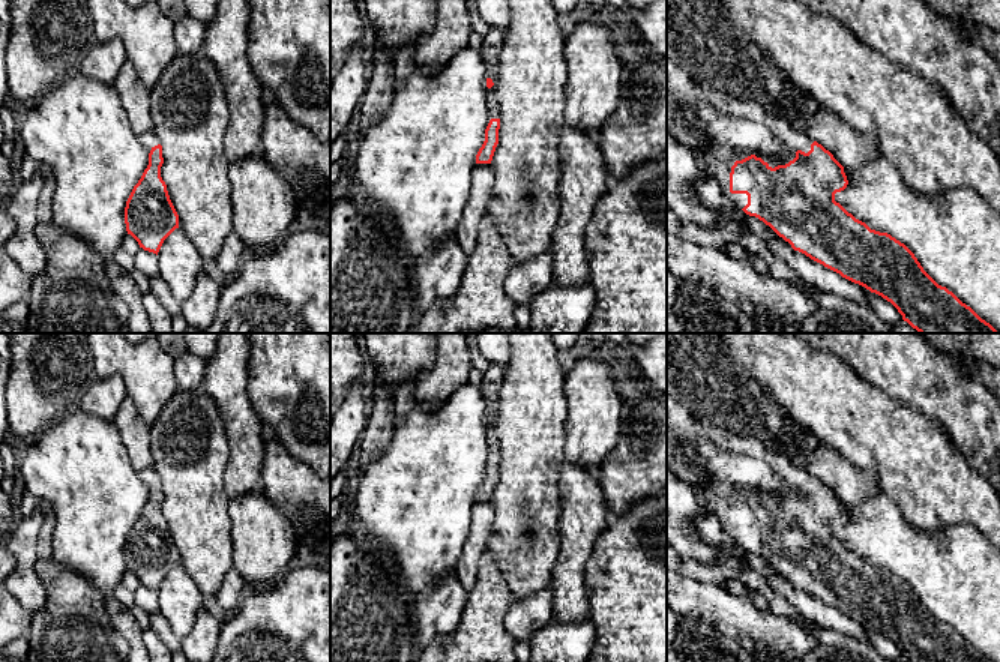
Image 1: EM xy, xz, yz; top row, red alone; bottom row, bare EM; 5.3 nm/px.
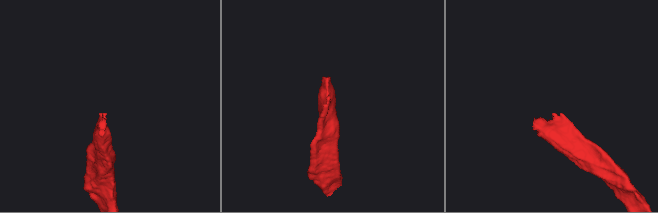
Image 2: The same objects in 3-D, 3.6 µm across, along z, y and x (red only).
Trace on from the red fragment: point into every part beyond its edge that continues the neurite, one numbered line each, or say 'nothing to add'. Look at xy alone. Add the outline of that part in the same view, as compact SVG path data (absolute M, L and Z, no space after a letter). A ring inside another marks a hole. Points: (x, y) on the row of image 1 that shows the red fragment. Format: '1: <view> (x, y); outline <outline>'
1: xy (149, 140); outline M149 131L146 134L141 134L138 137L140 143L144 146L144 149L150 153L150 150L161 144L159 138L156 137L156 134L153 131Z

